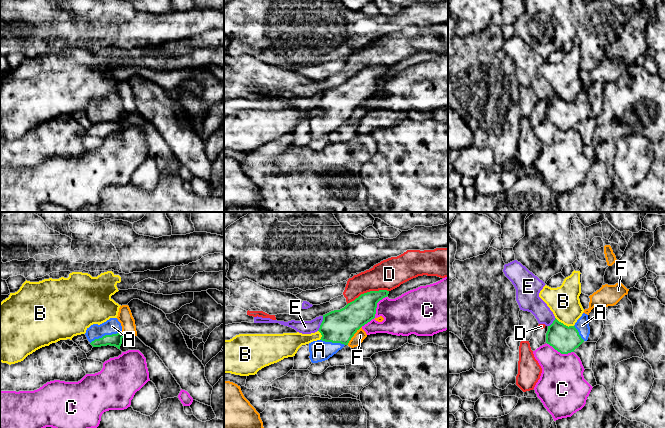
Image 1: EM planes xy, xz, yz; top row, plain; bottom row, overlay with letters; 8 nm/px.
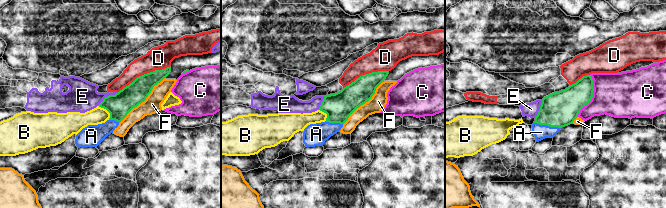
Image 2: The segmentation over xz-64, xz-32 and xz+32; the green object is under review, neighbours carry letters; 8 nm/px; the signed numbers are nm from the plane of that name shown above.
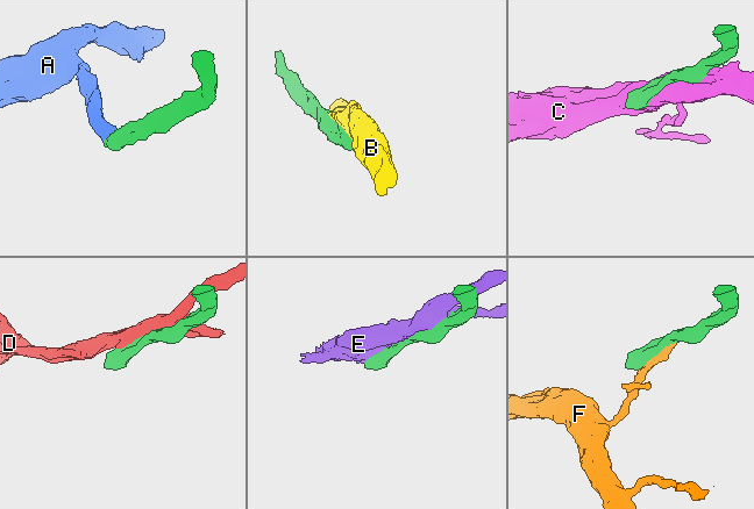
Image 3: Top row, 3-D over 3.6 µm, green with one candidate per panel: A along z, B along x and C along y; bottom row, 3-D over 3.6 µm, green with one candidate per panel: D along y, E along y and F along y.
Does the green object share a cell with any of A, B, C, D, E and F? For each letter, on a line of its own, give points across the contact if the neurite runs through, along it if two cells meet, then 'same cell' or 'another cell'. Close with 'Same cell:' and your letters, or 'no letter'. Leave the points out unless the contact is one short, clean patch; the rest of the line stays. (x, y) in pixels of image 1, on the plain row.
A: way xy (115, 116), (110, 111), (105, 111), (112, 102); same cell
B: another cell
C: another cell
D: border xz (388, 66), (370, 66), (361, 69), (347, 80); another cell
E: another cell
F: another cell
Same cell: A

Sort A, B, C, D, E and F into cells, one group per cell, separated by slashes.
A / B / C / D / E / F

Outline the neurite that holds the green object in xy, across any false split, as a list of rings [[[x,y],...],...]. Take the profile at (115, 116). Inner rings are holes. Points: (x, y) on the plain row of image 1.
[[[110,94],[100,101],[91,101],[87,104],[85,111],[93,123],[110,121],[120,125],[125,110],[118,95]]]

